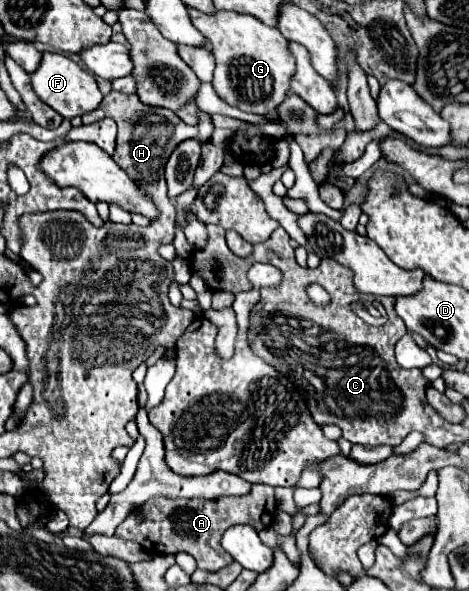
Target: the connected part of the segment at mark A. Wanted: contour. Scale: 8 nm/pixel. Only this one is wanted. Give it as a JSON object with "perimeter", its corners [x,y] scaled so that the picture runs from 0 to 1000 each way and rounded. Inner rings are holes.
{"perimeter":[[[539,819],[535,832],[522,839],[471,839],[463,846],[433,843],[322,843],[296,863],[275,866],[275,873],[245,893],[245,907],[262,914],[284,914],[301,927],[330,937],[373,937],[399,934],[420,948],[420,961],[463,968],[493,954],[493,941],[471,927],[471,904],[497,887],[531,887],[544,897],[561,897],[582,883],[591,863],[591,846],[582,826],[569,819]]]}

